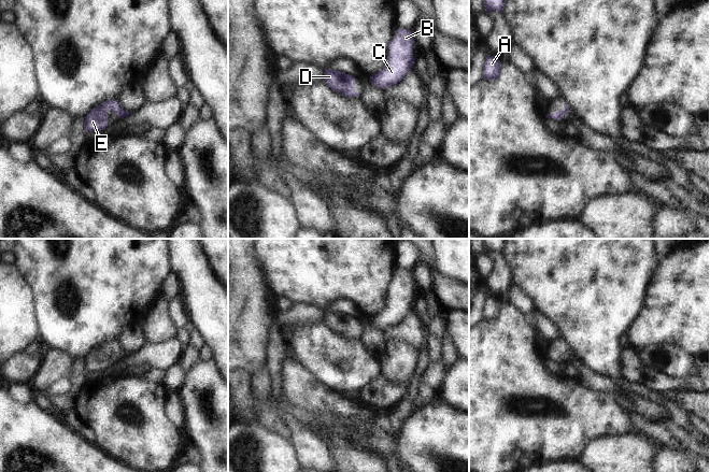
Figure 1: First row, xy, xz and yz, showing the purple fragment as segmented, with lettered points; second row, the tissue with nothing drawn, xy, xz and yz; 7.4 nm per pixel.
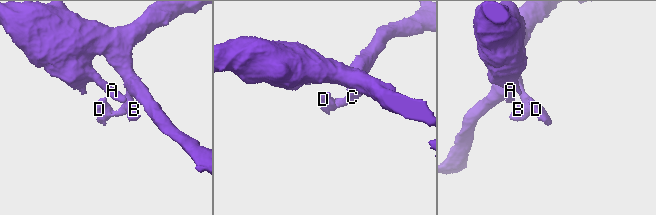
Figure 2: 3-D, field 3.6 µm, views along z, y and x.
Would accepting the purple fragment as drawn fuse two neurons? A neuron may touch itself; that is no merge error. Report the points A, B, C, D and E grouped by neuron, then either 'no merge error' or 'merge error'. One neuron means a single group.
A B C D E | no merge error

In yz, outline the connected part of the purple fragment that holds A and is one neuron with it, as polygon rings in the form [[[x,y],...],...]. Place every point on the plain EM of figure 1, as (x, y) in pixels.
[[[488,296],[483,306],[483,318],[487,321],[494,321],[500,314],[501,303],[494,297]]]

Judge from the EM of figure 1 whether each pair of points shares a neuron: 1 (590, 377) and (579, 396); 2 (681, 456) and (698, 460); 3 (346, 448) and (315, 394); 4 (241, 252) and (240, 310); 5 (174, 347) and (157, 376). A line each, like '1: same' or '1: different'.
1: different
2: different
3: same
4: same
5: different

